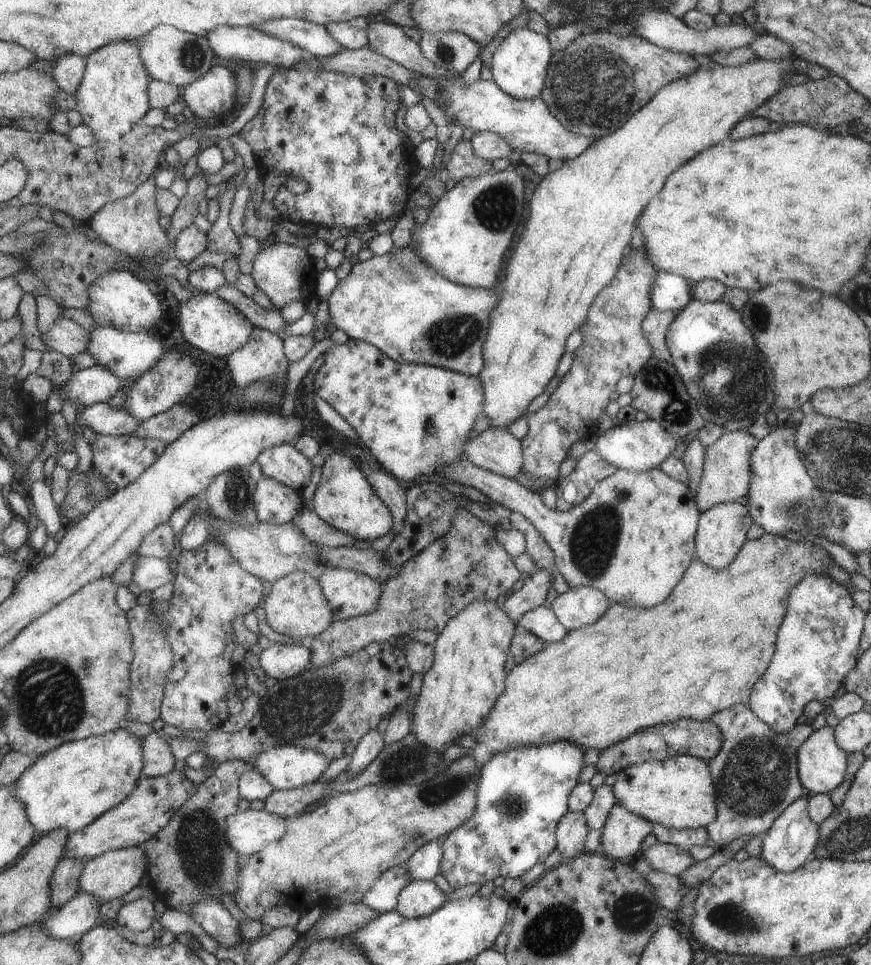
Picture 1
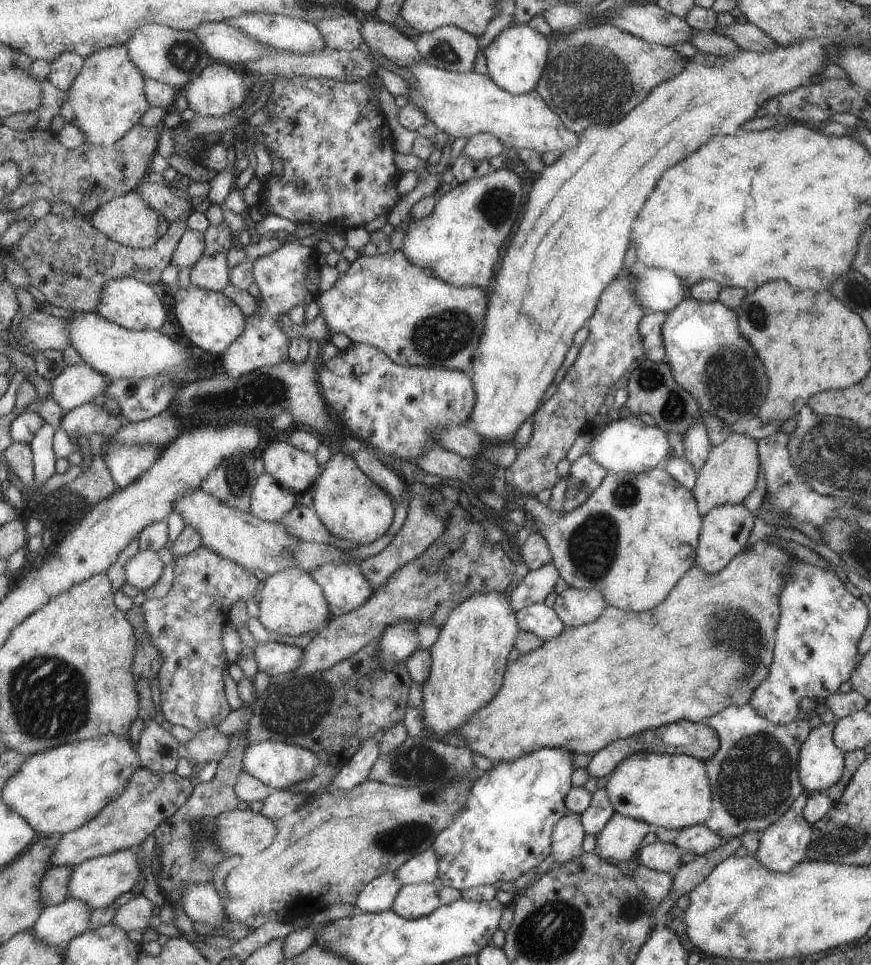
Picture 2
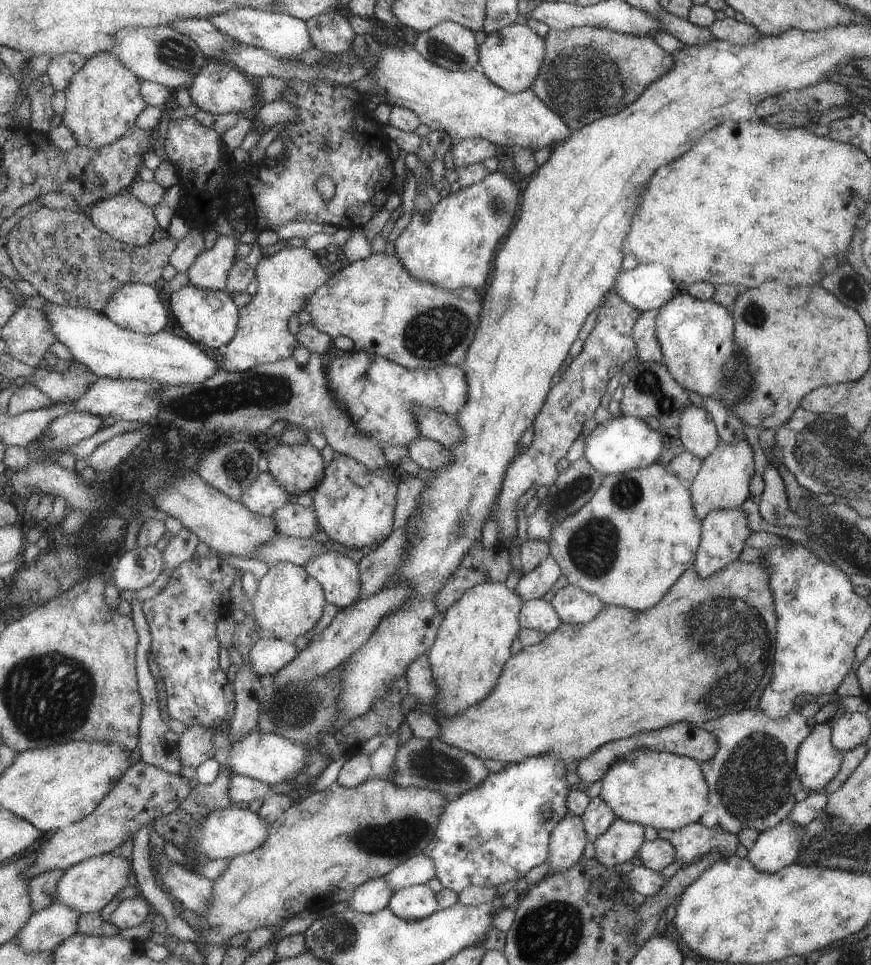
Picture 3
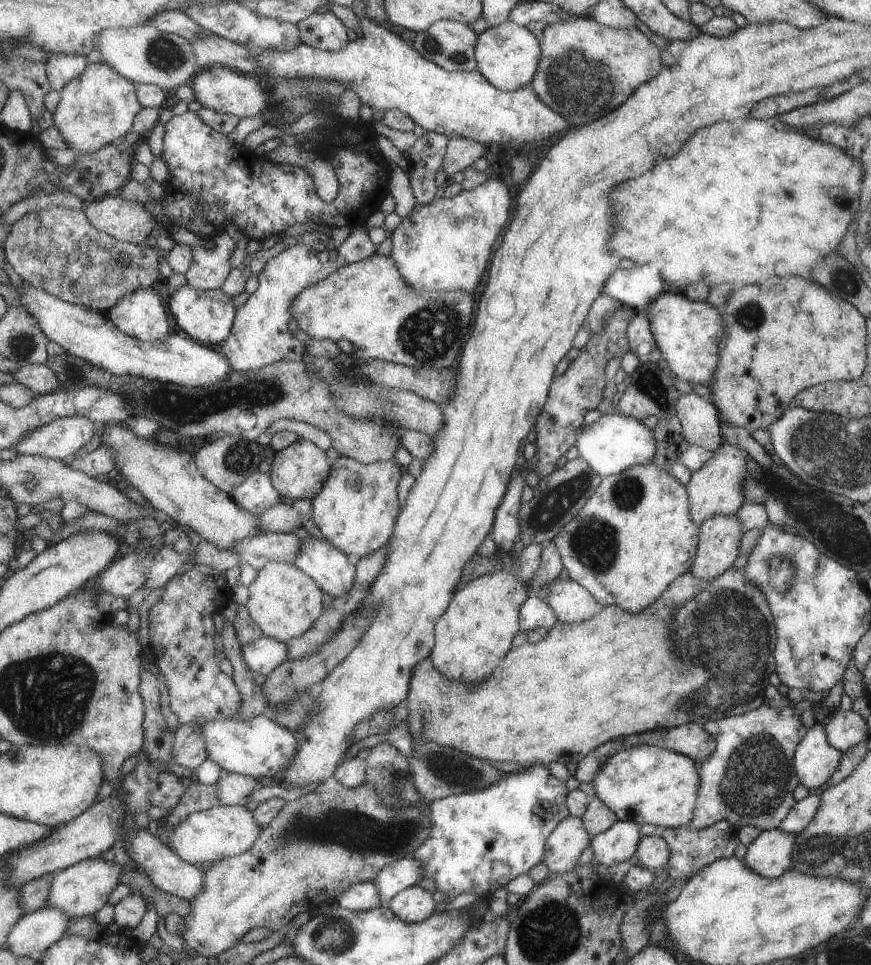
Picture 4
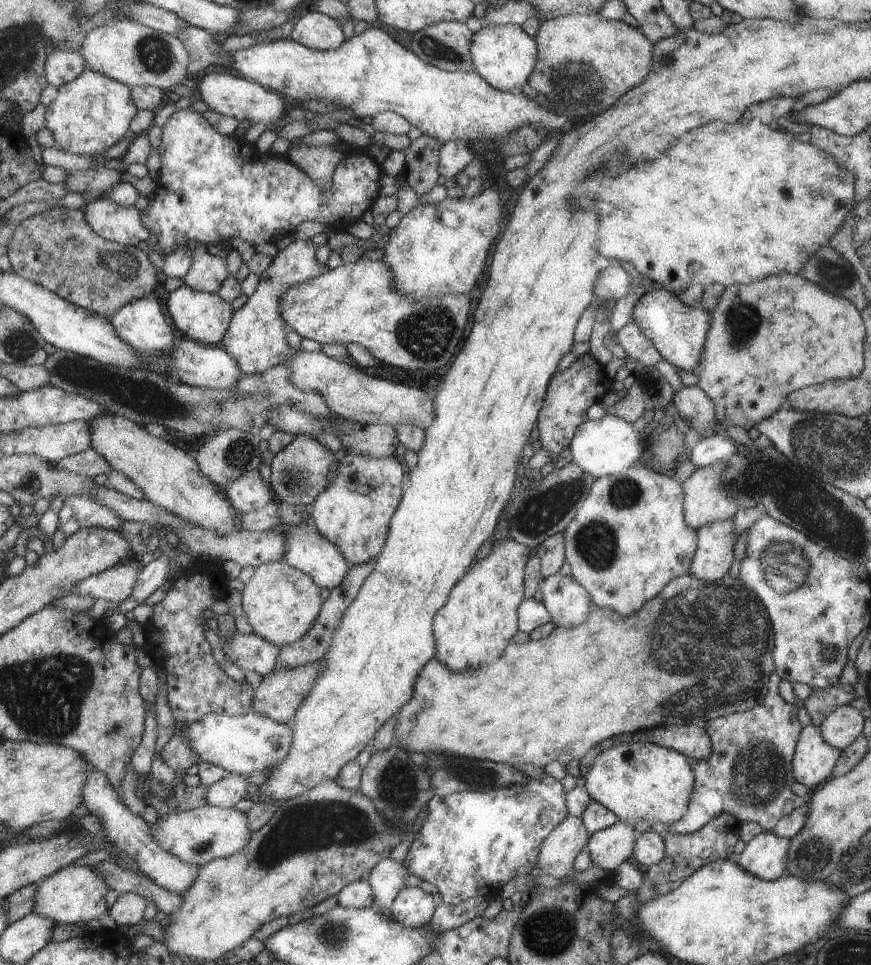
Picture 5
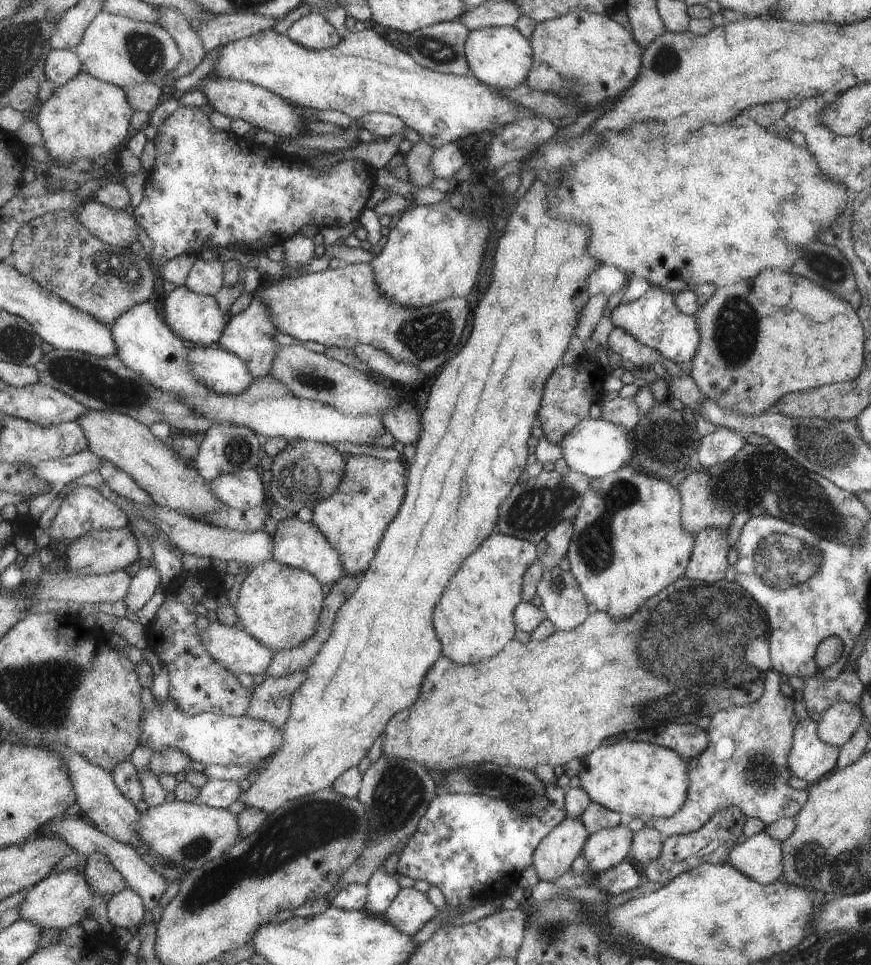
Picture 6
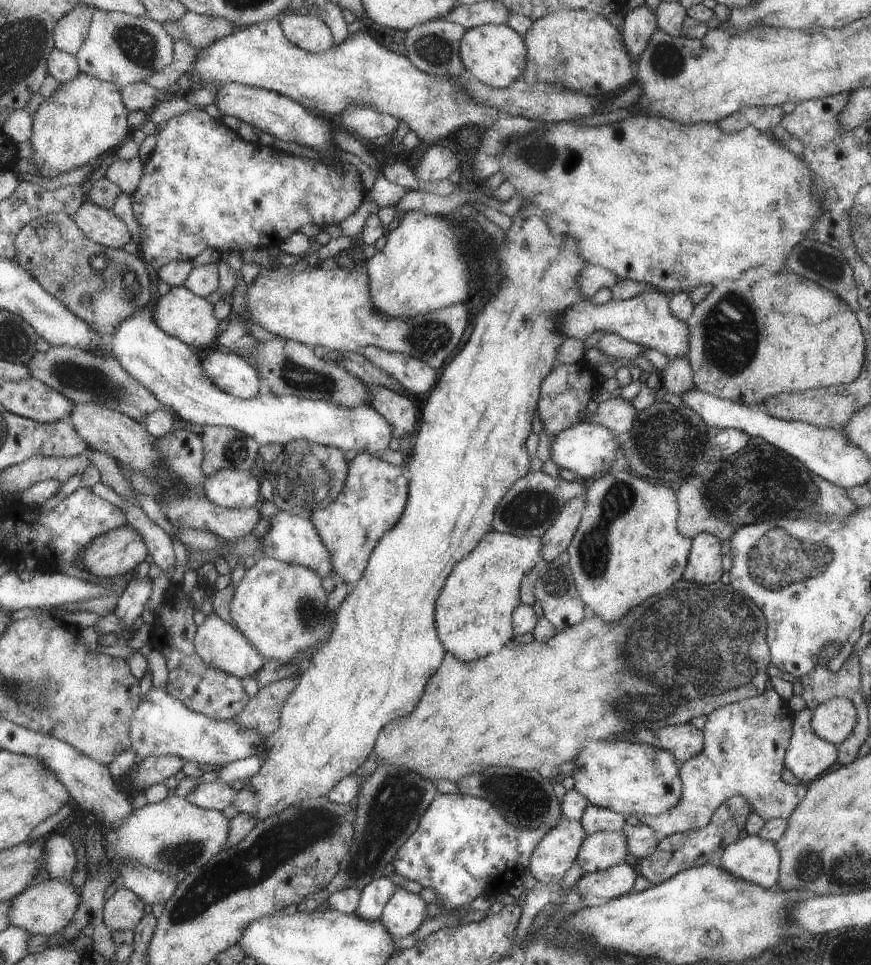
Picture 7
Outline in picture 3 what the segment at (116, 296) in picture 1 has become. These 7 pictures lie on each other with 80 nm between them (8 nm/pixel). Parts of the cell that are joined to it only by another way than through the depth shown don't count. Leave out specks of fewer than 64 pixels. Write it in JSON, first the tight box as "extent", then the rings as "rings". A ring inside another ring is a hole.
{"extent":[102,283,169,335],"rings":[[[145,283],[123,285],[102,312],[119,326],[146,335],[165,331],[169,324],[159,292]]]}

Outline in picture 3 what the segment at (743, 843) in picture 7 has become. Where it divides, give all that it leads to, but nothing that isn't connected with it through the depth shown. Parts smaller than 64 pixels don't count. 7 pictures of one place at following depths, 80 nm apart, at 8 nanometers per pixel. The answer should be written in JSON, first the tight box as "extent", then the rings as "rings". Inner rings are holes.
{"extent":[745,817,804,873],"rings":[[[789,817],[782,818],[777,825],[759,833],[745,857],[760,871],[777,873],[797,862],[803,833],[804,827],[792,823]]]}

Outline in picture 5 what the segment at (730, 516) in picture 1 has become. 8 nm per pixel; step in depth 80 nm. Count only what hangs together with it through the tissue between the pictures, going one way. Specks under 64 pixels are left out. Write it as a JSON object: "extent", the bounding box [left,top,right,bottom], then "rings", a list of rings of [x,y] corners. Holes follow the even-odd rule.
{"extent":[689,519,733,582],"rings":[[[732,519],[711,521],[697,530],[698,544],[689,572],[702,582],[725,578],[729,564],[733,562]]]}

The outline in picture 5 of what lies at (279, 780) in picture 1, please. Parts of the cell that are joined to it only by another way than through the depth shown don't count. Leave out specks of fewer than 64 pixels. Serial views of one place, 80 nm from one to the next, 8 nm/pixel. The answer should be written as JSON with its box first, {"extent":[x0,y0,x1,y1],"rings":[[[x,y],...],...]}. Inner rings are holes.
{"extent":[176,710,293,777],"rings":[[[253,710],[246,715],[211,713],[201,721],[176,726],[177,729],[186,730],[186,735],[203,761],[245,777],[251,772],[267,773],[272,770],[289,753],[290,742],[293,740],[289,724],[275,722],[274,719]]]}

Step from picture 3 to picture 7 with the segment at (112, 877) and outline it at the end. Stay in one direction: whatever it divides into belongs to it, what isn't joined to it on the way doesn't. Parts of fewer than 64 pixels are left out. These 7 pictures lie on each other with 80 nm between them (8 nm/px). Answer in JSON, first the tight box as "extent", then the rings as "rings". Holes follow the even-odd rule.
{"extent":[11,880,82,937],"rings":[[[69,880],[35,883],[11,901],[11,926],[19,926],[19,928],[27,930],[31,936],[49,937],[66,930],[66,927],[74,921],[75,914],[78,914],[79,906],[82,903],[82,894],[79,894],[79,890]]]}

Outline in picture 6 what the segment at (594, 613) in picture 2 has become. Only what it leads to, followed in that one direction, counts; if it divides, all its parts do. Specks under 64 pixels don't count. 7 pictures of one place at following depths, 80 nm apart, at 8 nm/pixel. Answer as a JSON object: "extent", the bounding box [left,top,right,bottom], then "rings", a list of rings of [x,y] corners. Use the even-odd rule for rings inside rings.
{"extent":[536,566,588,630],"rings":[[[558,566],[542,571],[536,584],[536,594],[546,618],[559,630],[574,629],[588,617],[587,598],[570,571],[563,571]]]}

